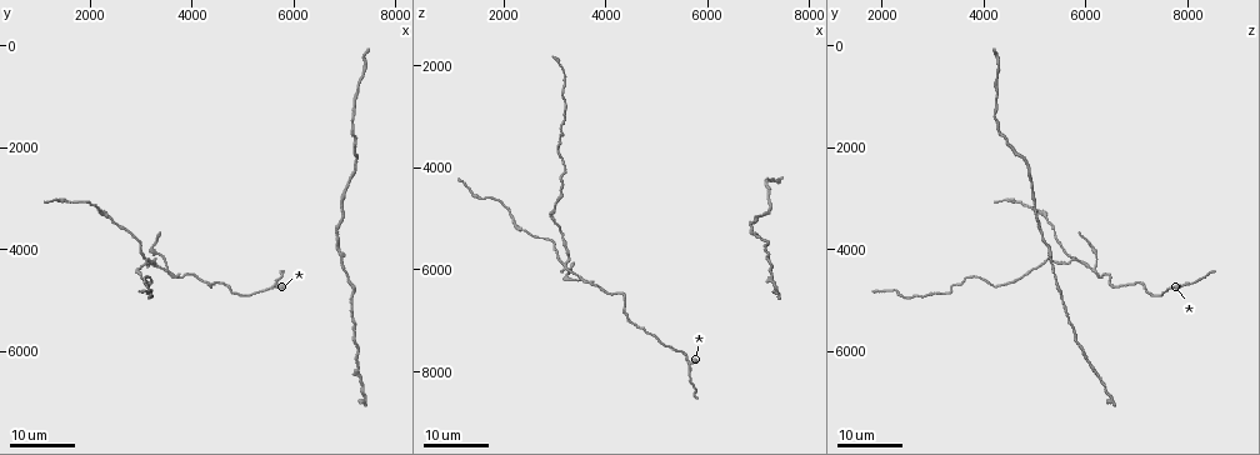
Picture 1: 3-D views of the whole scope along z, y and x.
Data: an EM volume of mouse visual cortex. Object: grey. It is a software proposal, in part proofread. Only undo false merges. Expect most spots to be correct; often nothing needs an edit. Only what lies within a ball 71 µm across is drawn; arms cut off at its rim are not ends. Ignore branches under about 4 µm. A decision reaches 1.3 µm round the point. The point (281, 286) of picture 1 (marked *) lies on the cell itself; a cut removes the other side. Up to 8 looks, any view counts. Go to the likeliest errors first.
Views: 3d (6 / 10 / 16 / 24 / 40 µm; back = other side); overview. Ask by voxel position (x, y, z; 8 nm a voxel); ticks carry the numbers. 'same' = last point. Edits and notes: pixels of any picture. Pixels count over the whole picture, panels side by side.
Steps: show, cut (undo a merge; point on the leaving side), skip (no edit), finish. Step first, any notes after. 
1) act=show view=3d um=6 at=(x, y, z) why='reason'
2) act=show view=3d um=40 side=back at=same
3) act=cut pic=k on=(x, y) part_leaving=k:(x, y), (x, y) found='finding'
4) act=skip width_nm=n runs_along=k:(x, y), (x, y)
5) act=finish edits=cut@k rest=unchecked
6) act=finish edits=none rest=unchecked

act=show view=3d um=16 at=(5600, 4750, 7700)

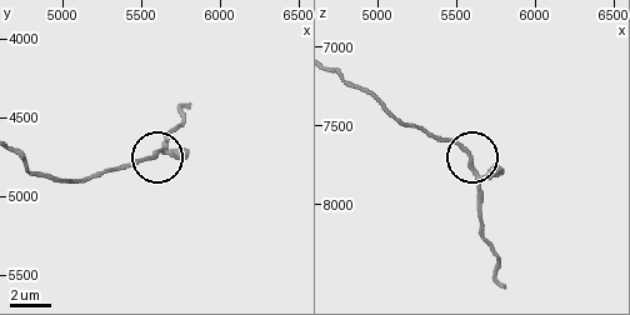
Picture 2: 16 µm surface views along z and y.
act=show view=3d um=10 at=(5600, 4700, 7760)

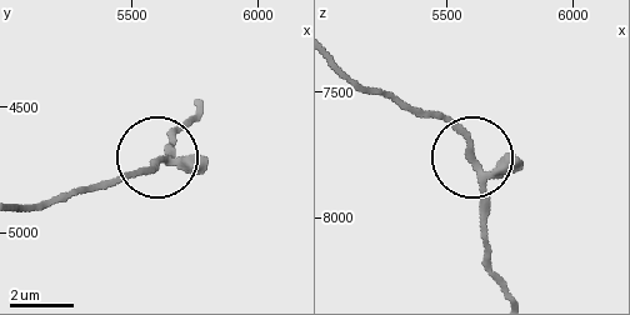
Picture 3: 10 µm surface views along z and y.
act=skip arms=3 runs_along=3:(513, 155), (483, 163), (459, 134), (421, 109) found='all the same cell'

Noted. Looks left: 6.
act=show view=3d um=24 at=(6900, 4250, 5400) why='calibre changes'

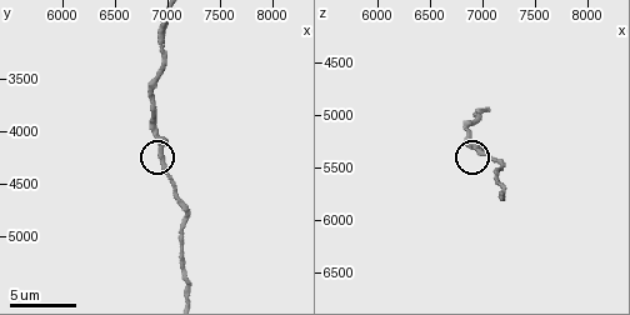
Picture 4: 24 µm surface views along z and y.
act=show view=3d um=10 at=(6960, 4320, 5320)

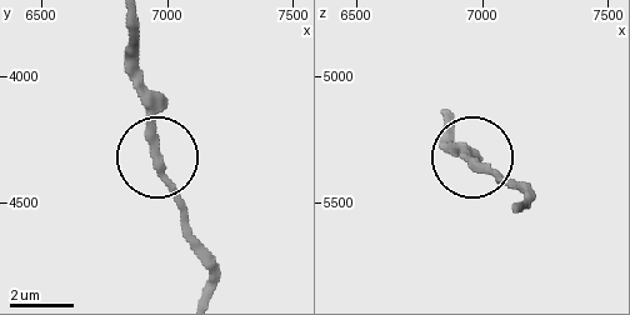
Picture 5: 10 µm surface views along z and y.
act=skip width_nm=260 found='all the same cell'

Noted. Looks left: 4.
act=show view=3d um=10 at=(7180, 5540, 5740)

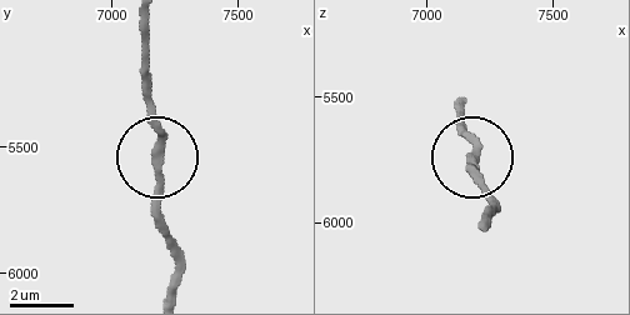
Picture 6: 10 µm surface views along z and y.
act=skip side_arm_um=15 found='one cell here'

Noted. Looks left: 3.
act=show view=3d um=24 at=(7300, 600, 4250)

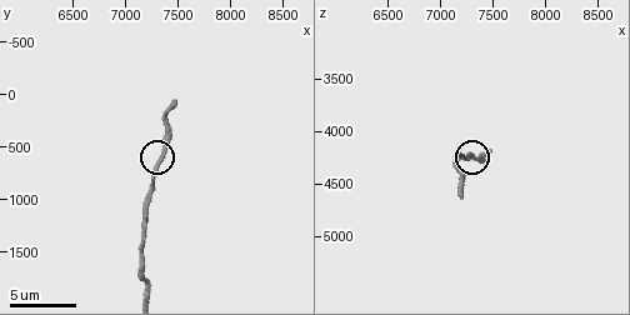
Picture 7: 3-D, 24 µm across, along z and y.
act=show view=3d um=6 at=(7320, 640, 4260)

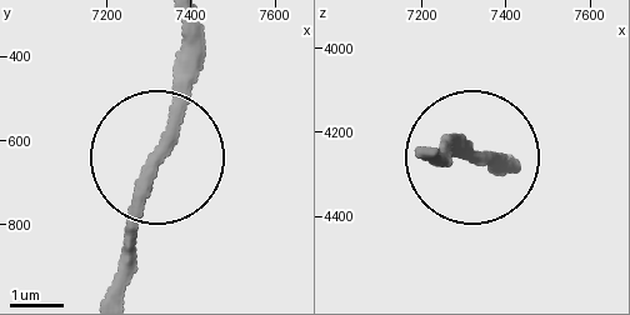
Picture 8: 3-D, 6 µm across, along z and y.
act=skip width_nm=250 runs_along=8:(108, 293), (179, 78), (179, 24) found='one cell here'

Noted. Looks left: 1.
act=finish edits=none rest=unchecked

